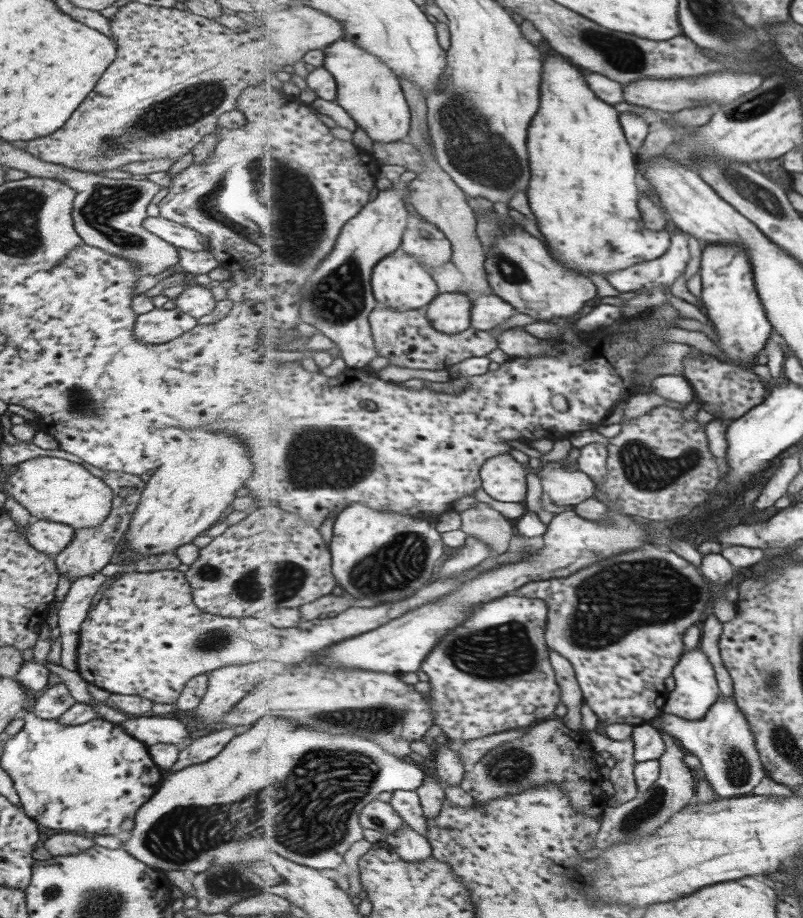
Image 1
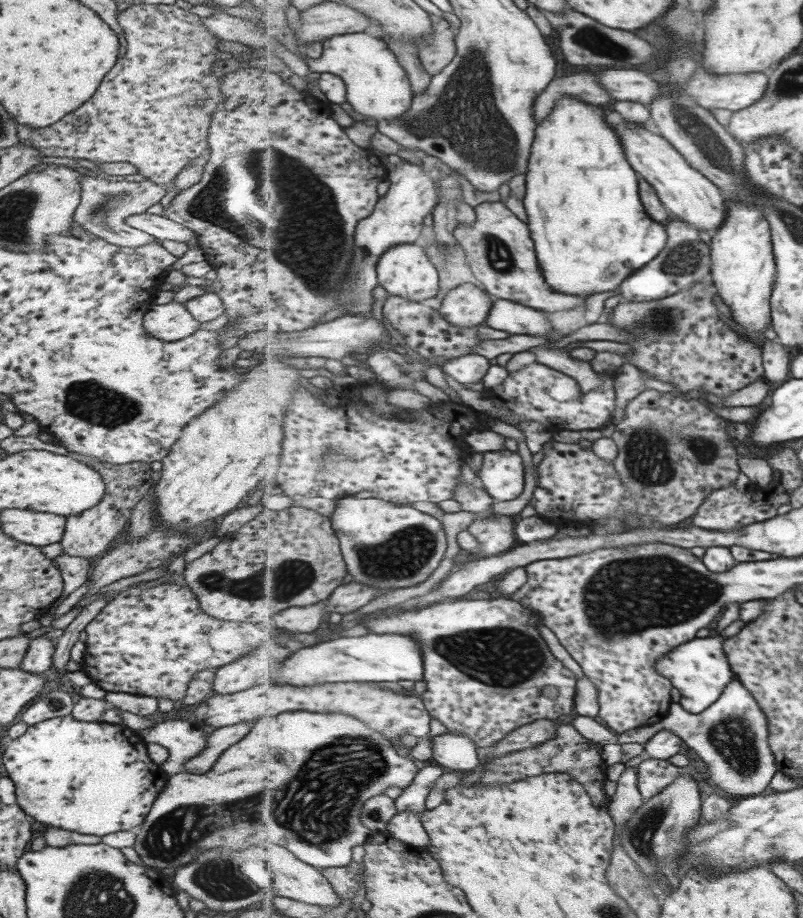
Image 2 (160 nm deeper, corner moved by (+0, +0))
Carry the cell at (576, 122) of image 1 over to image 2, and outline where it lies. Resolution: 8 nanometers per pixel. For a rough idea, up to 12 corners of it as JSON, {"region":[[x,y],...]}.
{"region":[[606,106],[538,125],[524,203],[547,284],[619,291],[670,242]]}

